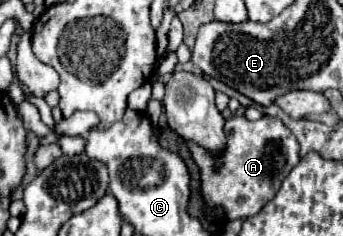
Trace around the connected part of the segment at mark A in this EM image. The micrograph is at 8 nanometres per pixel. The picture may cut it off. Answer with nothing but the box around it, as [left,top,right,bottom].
[187,115,299,219]

